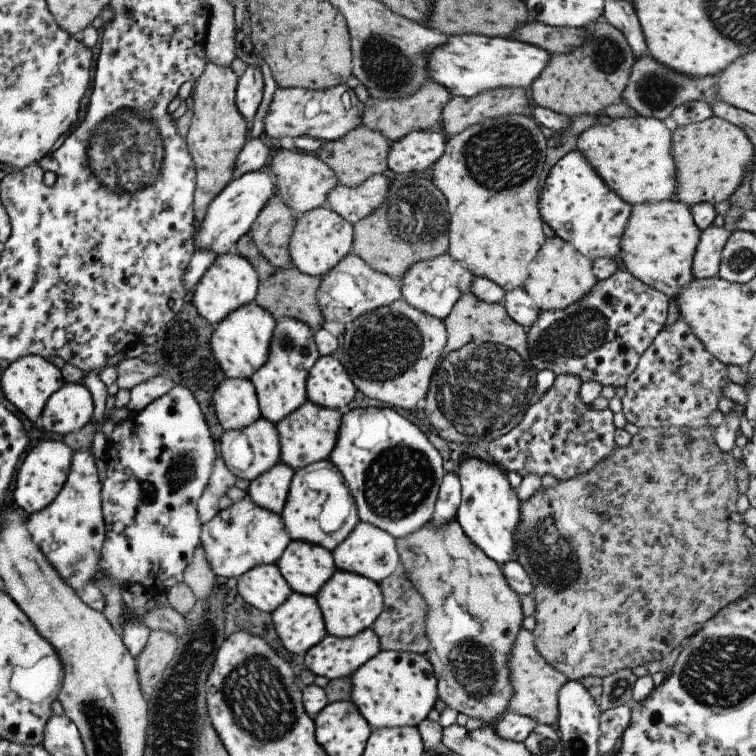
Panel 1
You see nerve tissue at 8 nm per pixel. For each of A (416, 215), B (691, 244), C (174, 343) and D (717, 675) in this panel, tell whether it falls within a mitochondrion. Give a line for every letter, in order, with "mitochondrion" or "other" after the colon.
A: mitochondrion
B: other
C: mitochondrion
D: mitochondrion

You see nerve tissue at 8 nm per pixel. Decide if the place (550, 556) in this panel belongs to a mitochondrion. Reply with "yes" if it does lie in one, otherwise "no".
yes

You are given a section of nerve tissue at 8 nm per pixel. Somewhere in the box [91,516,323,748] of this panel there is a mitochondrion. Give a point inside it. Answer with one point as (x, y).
(255, 697)

